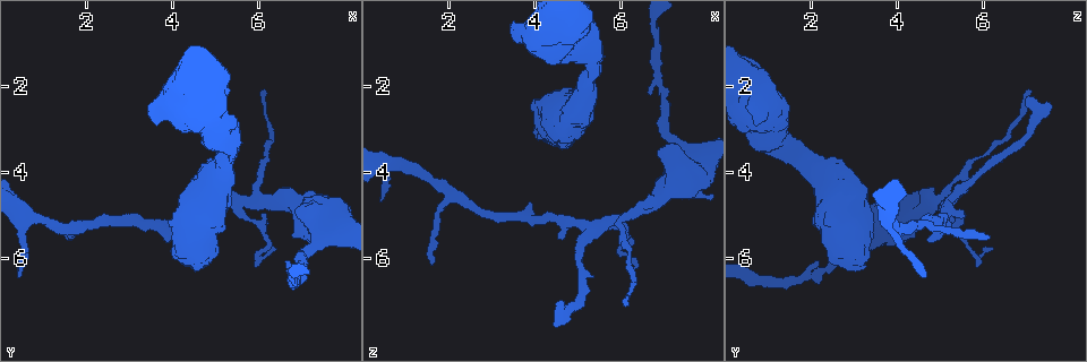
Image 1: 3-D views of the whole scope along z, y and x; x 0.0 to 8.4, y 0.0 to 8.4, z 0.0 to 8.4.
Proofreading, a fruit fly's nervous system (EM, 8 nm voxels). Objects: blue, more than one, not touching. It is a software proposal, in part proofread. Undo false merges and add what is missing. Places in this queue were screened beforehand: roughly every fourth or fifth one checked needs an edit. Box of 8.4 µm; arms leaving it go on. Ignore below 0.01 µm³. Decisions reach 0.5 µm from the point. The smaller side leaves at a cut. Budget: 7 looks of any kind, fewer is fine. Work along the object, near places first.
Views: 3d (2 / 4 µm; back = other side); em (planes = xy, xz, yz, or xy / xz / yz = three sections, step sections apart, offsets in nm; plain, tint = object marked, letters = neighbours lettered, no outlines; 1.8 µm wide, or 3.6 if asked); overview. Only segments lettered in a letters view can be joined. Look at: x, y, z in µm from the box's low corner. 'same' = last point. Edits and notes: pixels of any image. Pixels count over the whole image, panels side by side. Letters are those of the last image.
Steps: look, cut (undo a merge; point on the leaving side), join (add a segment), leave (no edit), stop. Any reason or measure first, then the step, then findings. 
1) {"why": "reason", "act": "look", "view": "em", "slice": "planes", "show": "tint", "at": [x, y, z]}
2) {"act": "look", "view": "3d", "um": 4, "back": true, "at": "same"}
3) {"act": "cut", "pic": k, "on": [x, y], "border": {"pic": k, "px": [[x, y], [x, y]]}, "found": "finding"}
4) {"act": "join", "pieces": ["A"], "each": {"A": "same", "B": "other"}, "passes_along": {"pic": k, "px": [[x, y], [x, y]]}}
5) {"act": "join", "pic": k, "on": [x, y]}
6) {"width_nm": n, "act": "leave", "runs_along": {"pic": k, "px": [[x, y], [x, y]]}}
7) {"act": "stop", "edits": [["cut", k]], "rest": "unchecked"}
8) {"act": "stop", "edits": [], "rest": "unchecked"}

{"why": "four arms meet", "act": "look", "view": "em", "um": 3.6, "slice": "planes", "show": "tint", "at": [5.55, 4.70, 5.25]}

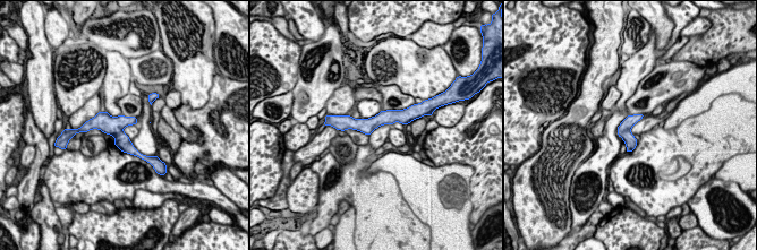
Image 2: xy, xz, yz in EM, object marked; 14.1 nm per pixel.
{"why": "what lies round it", "act": "look", "view": "em", "um": 3.6, "slice": "planes", "show": "letters", "at": "same"}

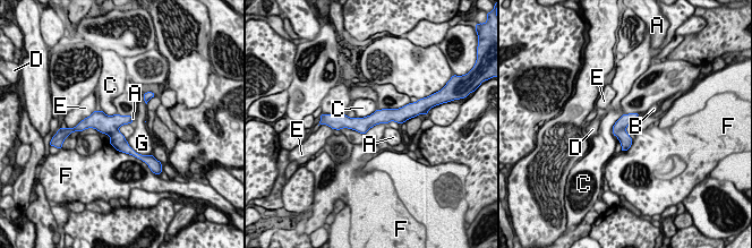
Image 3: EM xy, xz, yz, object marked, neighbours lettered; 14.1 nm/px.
{"act": "leave", "each": {"A": "other", "B": "other", "C": "other", "D": "other", "E": "other", "F": "other", "G": "other"}, "border": {"pic": 3, "px": [[377, 109], [367, 116], [356, 117]]}, "found": "one neuron here"}

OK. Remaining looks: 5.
{"why": "end of a long branch", "act": "look", "view": "3d", "um": 4, "at": [4.50, 6.25, 3.25]}

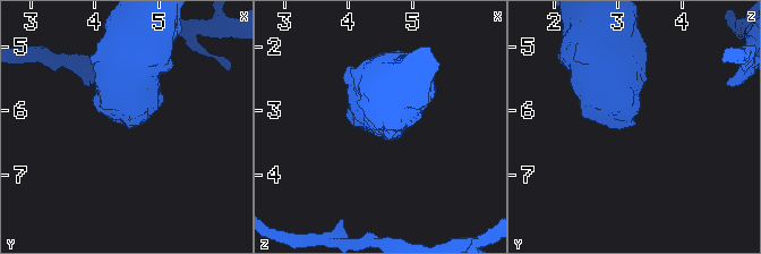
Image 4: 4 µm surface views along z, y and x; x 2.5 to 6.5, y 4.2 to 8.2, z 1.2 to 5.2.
{"act": "look", "view": "em", "slice": "xy", "step": 16, "show": "letters", "at": [4.50, 6.25, 3.25]}

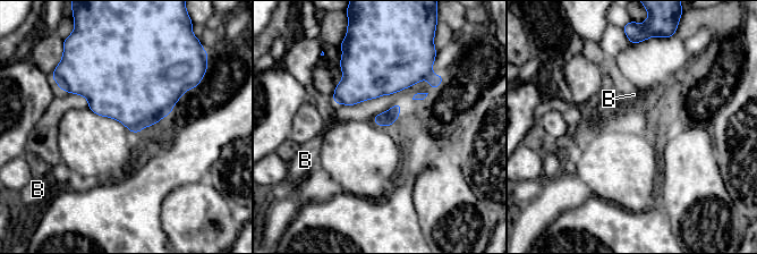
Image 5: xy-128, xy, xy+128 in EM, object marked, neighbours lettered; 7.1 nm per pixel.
{"act": "look", "view": "em", "slice": "planes", "show": "letters", "at": "same"}

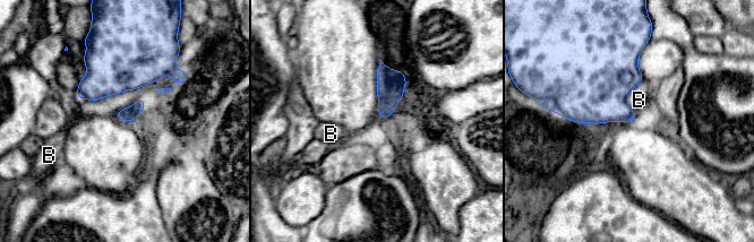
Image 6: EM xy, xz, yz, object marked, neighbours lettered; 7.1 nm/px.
{"act": "leave", "each": {"B": "other"}, "border": {"pic": 6, "px": [[163, 77], [96, 100], [79, 98]]}, "found": "no lettered segment goes on from it"}

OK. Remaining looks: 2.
{"why": "thick end", "act": "look", "view": "em", "um": 3.6, "slice": "planes", "show": "letters", "at": [3.45, 2.55, 0.60]}

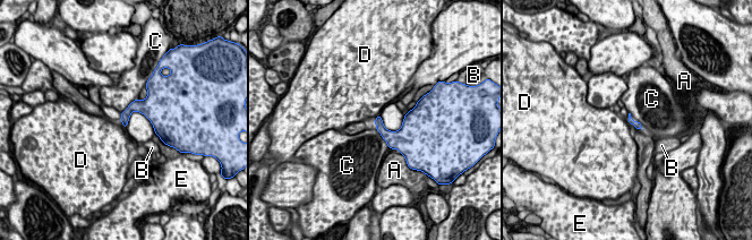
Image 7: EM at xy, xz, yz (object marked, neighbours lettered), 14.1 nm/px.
{"act": "leave", "each": {"A": "other", "B": "other", "C": "other", "D": "other", "E": "other"}, "border": {"pic": 7, "px": [[120, 121], [125, 128]]}, "found": "none of them fits"}

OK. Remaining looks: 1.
{"act": "stop", "edits": [], "rest": "unchecked"}

